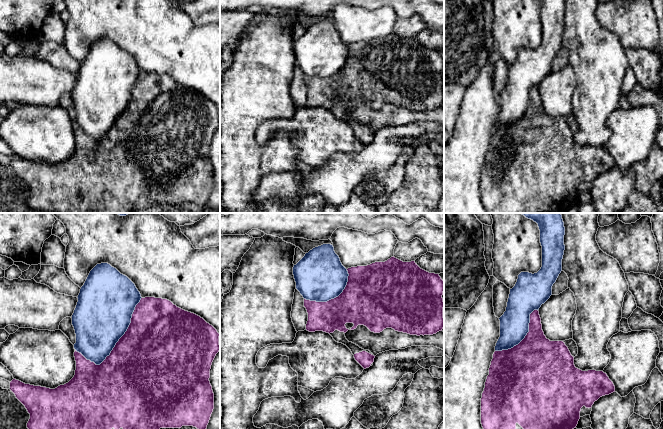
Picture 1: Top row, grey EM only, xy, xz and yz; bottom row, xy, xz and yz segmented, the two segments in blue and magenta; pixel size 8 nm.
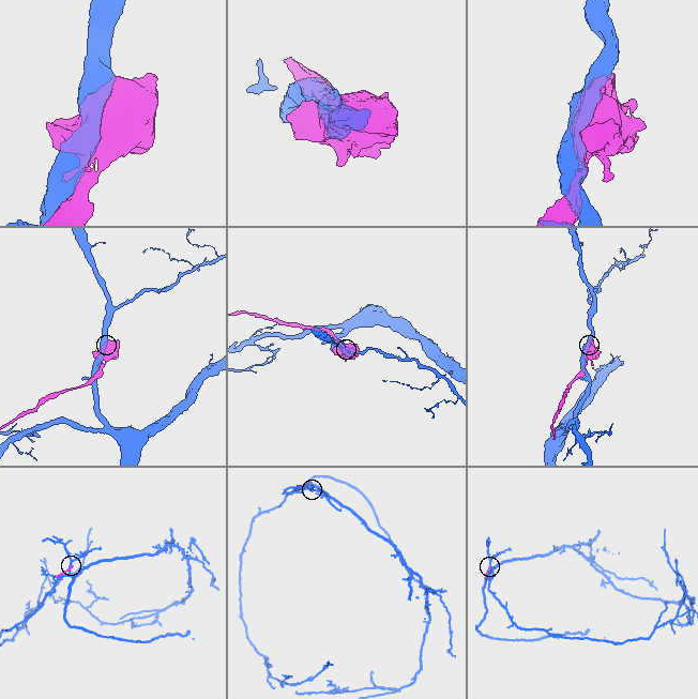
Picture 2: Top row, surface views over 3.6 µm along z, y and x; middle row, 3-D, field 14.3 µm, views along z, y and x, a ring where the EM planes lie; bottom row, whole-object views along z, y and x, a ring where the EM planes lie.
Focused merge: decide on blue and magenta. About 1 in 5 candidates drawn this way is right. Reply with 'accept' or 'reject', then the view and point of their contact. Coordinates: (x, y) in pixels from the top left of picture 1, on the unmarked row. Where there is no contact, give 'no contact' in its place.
reject | xy (116, 118)

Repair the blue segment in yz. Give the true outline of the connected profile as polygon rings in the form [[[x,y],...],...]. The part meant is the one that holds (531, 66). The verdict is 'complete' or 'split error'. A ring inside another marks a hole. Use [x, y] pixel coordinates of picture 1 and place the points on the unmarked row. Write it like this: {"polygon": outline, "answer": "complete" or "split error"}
{"polygon": [[[538,0],[542,22],[542,43],[537,49],[521,48],[515,62],[510,65],[506,87],[499,94],[500,113],[495,127],[508,126],[518,121],[529,108],[530,90],[539,86],[552,71],[552,62],[562,47],[564,31],[564,0]]], "answer": "complete"}

